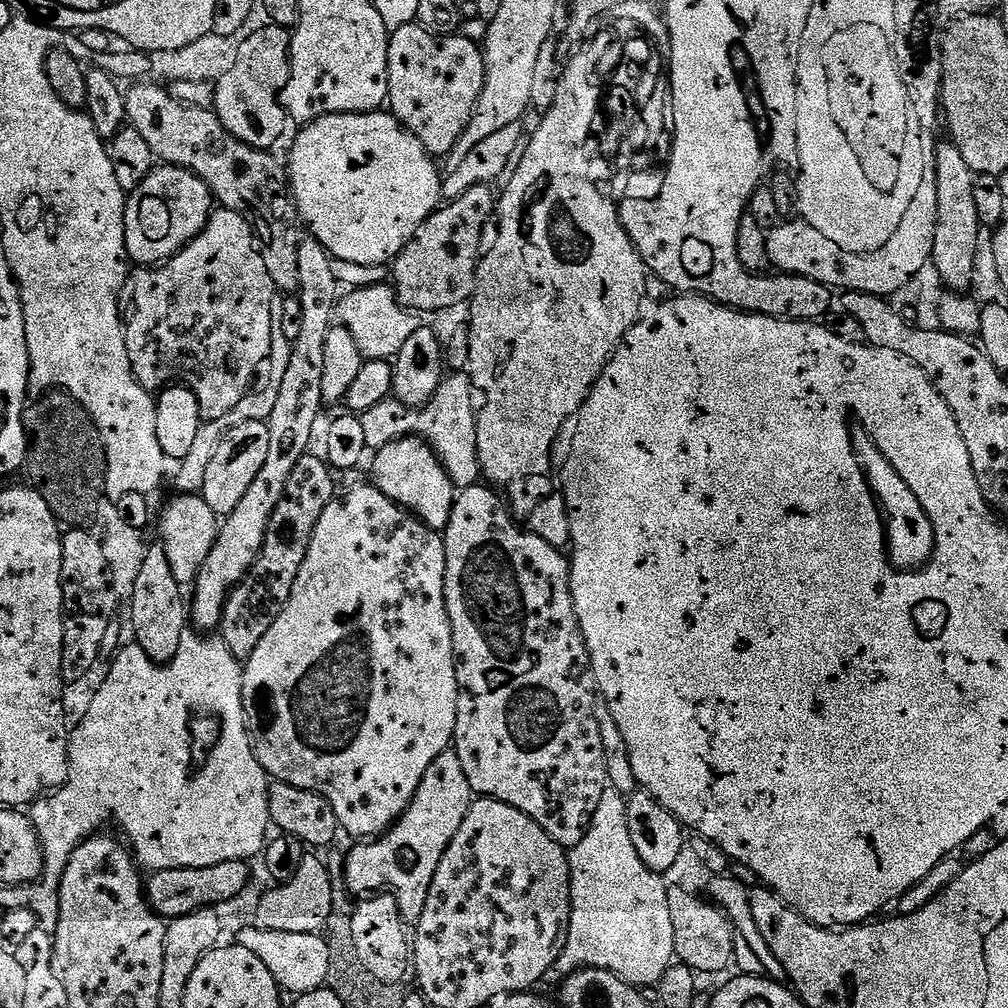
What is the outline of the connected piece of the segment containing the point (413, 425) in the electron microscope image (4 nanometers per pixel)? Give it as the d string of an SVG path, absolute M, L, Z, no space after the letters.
M453 371L445 375L437 388L436 395L423 407L415 407L397 398L378 402L360 416L362 430L366 430L369 449L385 448L390 442L406 436L427 438L444 461L454 484L461 489L469 488L481 479L478 456L478 393L472 387L472 377L467 371Z

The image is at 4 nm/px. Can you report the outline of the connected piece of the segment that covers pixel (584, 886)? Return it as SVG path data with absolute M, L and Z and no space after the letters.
M609 786L594 810L594 818L582 838L568 852L572 871L572 917L568 937L556 960L557 977L569 976L579 968L602 968L621 976L627 984L659 985L662 974L672 967L676 956L674 921L671 918L669 885L665 877L655 872L638 854L628 821L628 801L625 793Z

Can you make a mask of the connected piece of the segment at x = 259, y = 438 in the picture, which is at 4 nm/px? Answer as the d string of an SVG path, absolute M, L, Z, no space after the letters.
M263 420L242 422L242 426L234 426L226 438L222 438L222 446L214 450L214 458L210 458L210 466L206 466L206 482L204 483L203 497L206 506L214 510L217 518L229 516L242 502L246 490L258 478L262 465L266 462L266 454L270 451L270 430Z

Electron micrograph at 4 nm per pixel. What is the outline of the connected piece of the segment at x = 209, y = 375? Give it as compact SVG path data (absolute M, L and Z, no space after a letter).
M226 207L213 211L206 227L171 260L159 266L136 266L128 273L128 281L124 283L124 291L120 294L120 302L126 350L130 354L130 366L134 370L138 382L149 390L160 390L173 382L190 389L198 398L200 415L204 420L222 418L222 414L230 414L230 410L234 410L234 406L238 406L238 402L242 402L242 398L249 395L256 371L263 366L264 359L272 352L272 303L275 302L276 296L278 297L276 283L270 278L270 270L266 270L264 253L248 219L241 212L235 212Z

